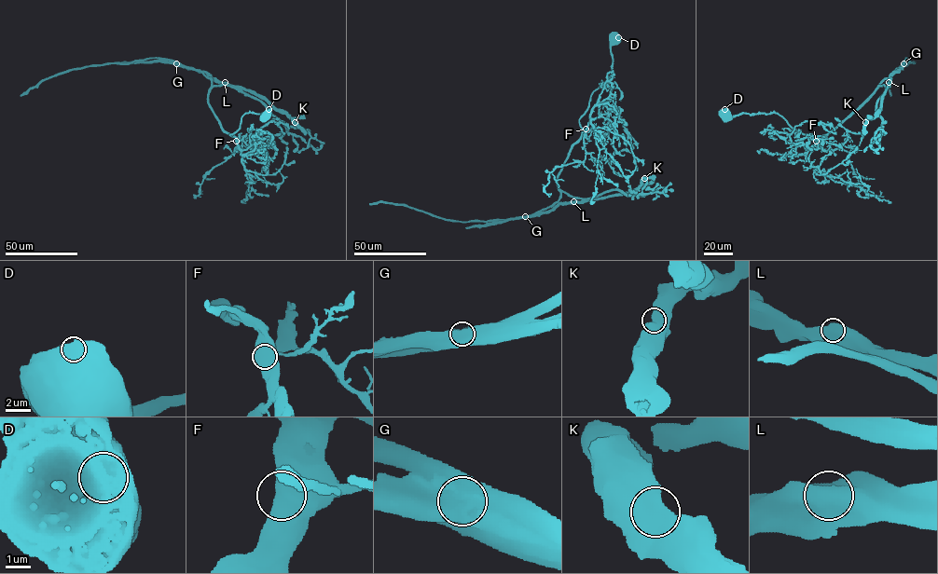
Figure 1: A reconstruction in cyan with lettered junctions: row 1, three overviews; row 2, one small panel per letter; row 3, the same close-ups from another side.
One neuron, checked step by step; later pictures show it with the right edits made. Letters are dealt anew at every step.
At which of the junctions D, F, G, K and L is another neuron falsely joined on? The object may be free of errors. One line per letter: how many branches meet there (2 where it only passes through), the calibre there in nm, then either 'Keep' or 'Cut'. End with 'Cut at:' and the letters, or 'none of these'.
D: Branches: 1. Thickness 1150 nm. Keep
F: Branches: 1. Thickness 1000 nm. Keep
G: Branches: 1. Thickness 1350 nm. Cut
K: Branches: 1. Thickness 1100 nm. Keep
L: Branches: 1. Thickness 1050 nm. Keep
Cut at: G

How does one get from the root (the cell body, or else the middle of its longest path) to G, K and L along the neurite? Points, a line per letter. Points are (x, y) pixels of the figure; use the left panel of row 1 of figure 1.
G: (265, 116), (246, 113), (229, 134), (234, 136), (229, 135), (208, 102), (212, 80), (176, 63)
K: (265, 116), (246, 113), (229, 135), (208, 102), (212, 80), (186, 67), (255, 91), (295, 122)
L: (265, 116), (246, 113), (229, 134), (234, 136), (229, 135), (208, 102), (212, 80), (186, 67), (225, 82)

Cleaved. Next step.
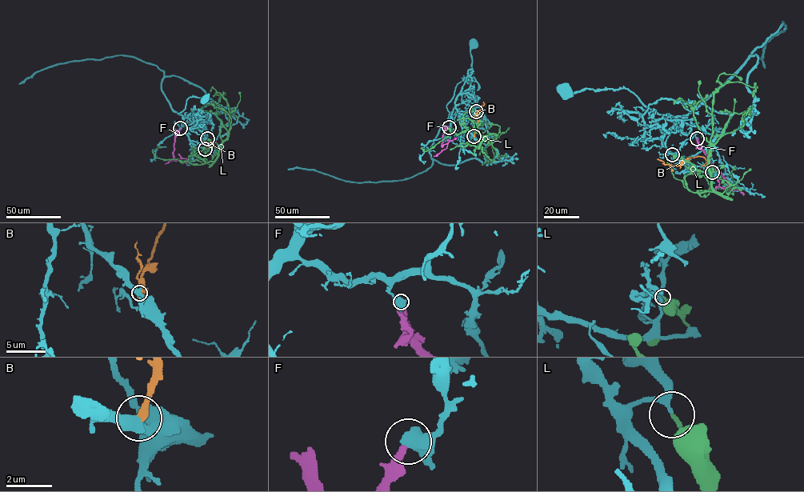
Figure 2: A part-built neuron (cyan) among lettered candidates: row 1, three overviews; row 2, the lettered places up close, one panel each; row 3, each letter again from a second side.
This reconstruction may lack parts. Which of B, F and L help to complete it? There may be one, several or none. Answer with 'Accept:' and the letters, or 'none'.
Accept: F

